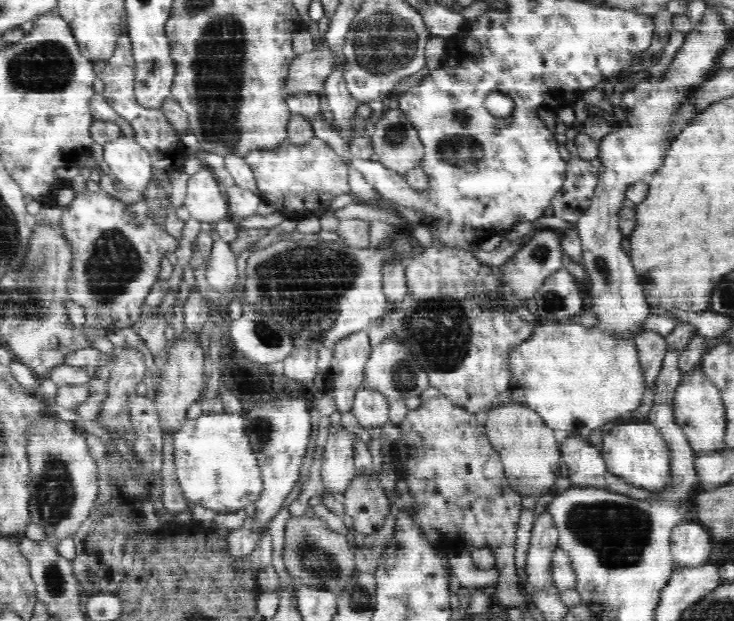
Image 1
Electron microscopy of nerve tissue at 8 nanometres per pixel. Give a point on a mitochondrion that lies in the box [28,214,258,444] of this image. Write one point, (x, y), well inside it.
(113, 263)

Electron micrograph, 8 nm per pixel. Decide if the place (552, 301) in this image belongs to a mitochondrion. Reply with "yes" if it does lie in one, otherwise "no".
yes

